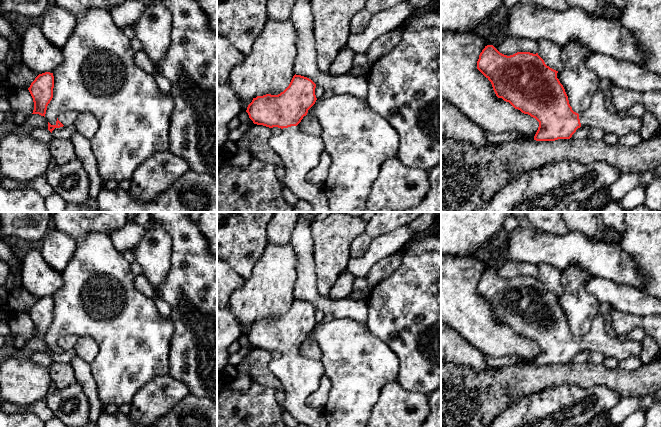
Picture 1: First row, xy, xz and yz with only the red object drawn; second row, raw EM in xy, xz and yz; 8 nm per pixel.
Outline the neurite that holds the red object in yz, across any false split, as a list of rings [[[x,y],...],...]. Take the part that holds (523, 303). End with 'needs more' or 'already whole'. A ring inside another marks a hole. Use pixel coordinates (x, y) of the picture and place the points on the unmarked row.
[[[487,269],[479,279],[477,293],[491,306],[498,322],[509,326],[515,333],[539,346],[534,360],[536,365],[570,363],[581,350],[598,352],[619,360],[630,356],[640,357],[642,343],[609,336],[605,329],[605,318],[599,314],[594,318],[591,330],[587,334],[579,338],[574,336],[565,313],[557,302],[558,295],[547,290],[538,277],[517,276],[507,280],[500,277],[493,269]]]; needs more

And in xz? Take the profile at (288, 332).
[[[295,298],[289,310],[283,316],[278,319],[266,318],[253,322],[246,336],[254,348],[281,353],[277,360],[270,362],[269,369],[283,385],[284,409],[299,423],[306,424],[309,427],[328,427],[322,411],[316,410],[305,403],[307,397],[318,388],[320,379],[325,375],[324,366],[321,360],[304,357],[298,350],[317,324],[315,312],[316,308],[311,303]]]; needs more

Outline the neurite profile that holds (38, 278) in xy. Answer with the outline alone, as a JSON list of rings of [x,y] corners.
[[[31,249],[21,261],[22,287],[38,298],[53,297],[63,286],[60,272],[52,269],[41,256],[41,251]]]

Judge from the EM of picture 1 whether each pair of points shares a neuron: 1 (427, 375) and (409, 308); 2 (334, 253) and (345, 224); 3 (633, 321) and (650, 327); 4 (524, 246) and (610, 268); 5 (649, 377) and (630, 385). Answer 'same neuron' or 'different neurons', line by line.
1: same neuron
2: same neuron
3: same neuron
4: same neuron
5: same neuron

